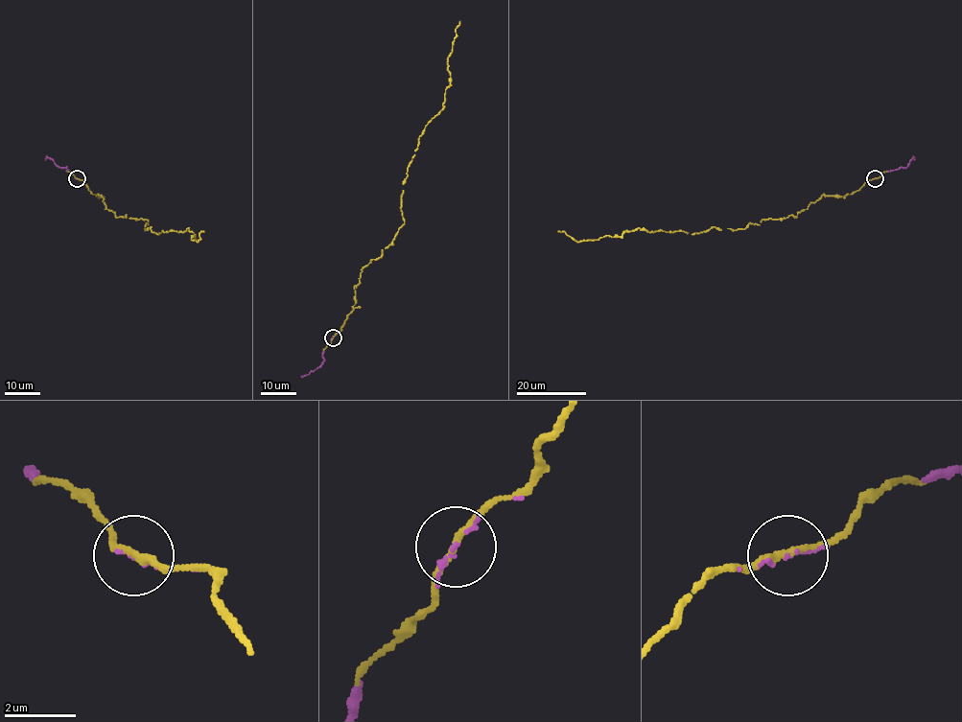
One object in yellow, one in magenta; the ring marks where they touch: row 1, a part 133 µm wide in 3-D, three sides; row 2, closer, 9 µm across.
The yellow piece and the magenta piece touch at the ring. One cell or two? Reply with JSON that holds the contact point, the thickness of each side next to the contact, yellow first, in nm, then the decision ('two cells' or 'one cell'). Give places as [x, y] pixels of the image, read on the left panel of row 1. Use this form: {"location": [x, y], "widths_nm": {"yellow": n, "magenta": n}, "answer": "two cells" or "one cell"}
{"location": [77, 178], "widths_nm": {"yellow": 180, "magenta": 110}, "answer": "one cell"}

